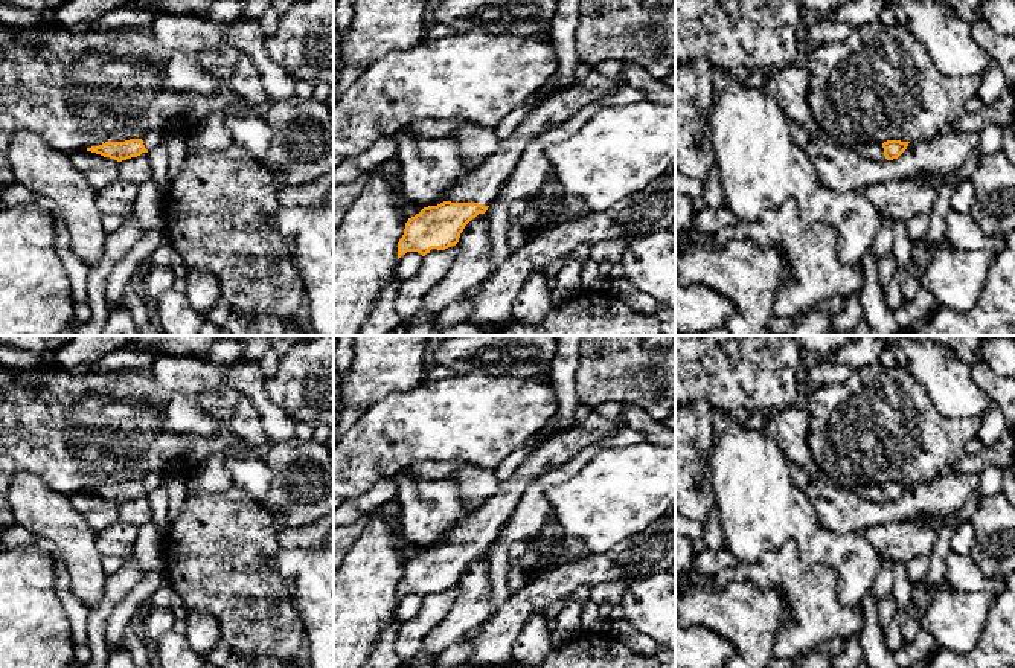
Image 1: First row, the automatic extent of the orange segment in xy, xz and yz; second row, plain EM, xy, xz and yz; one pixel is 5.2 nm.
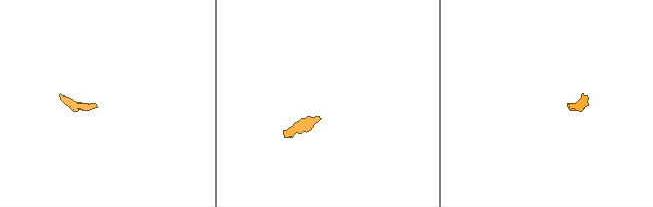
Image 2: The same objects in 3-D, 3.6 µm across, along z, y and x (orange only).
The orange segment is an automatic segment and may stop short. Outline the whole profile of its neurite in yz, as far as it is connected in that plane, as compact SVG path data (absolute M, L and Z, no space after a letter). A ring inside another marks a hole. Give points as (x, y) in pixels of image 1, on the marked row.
M887 140L884 143L863 143L857 145L853 151L857 156L870 159L875 162L882 162L882 160L893 160L898 159L908 146L910 142L901 142L901 140Z

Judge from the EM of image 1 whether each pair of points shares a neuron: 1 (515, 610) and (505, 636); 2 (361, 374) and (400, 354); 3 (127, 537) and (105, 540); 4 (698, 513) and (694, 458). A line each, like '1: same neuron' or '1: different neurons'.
1: same neuron
2: same neuron
3: same neuron
4: same neuron

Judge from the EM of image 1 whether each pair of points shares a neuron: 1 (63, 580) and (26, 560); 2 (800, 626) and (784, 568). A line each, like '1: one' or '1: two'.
1: two
2: one

